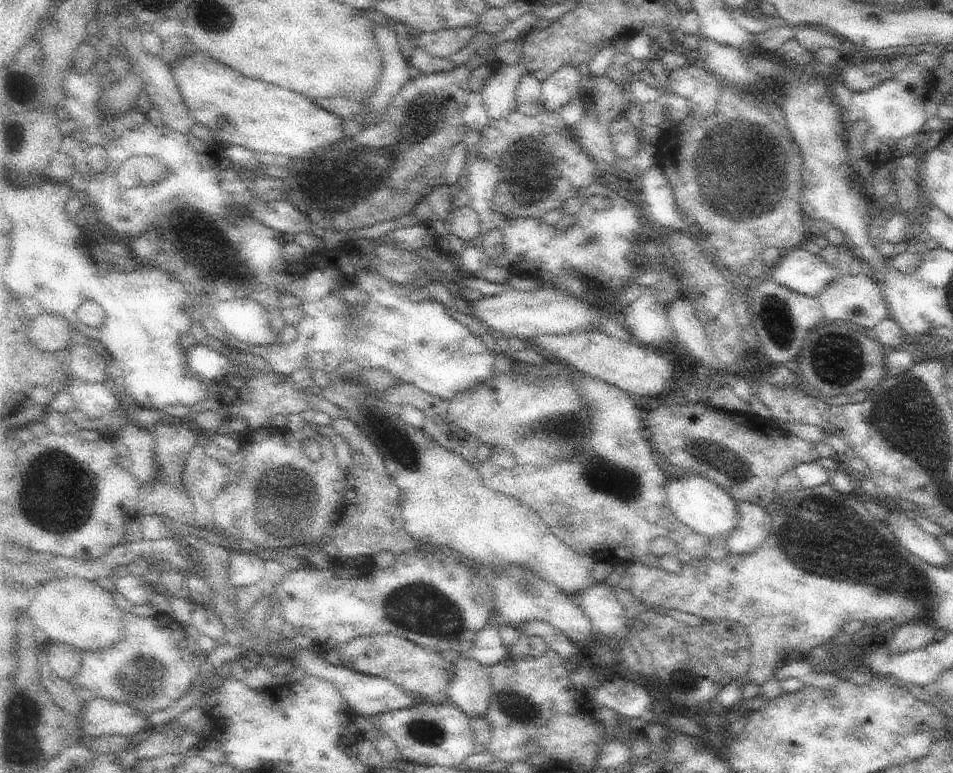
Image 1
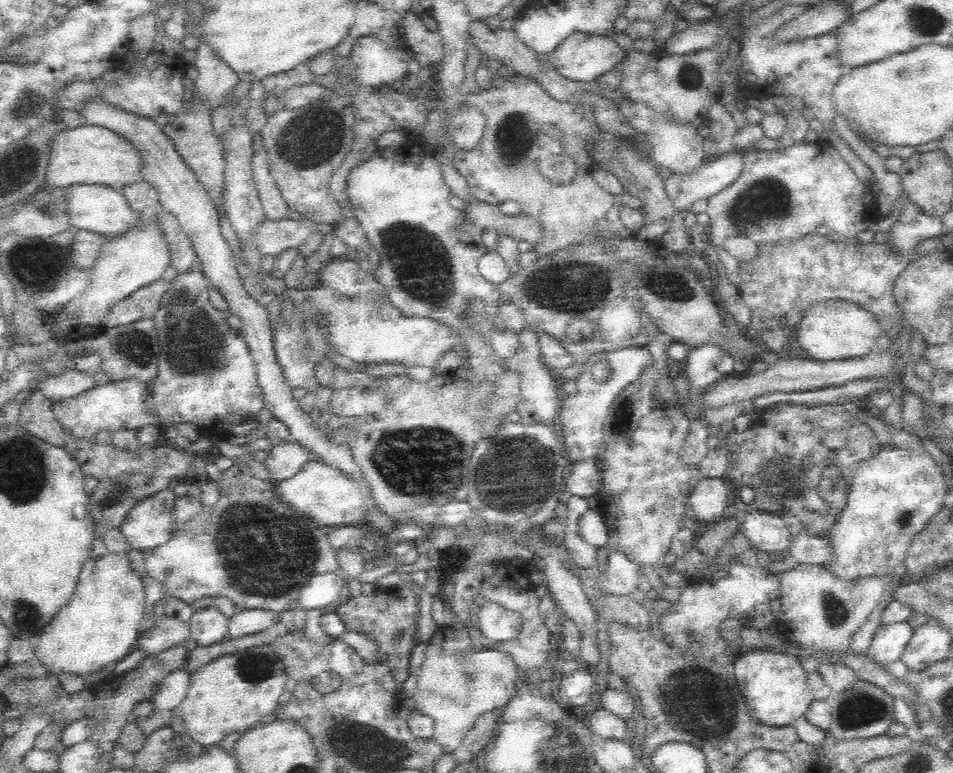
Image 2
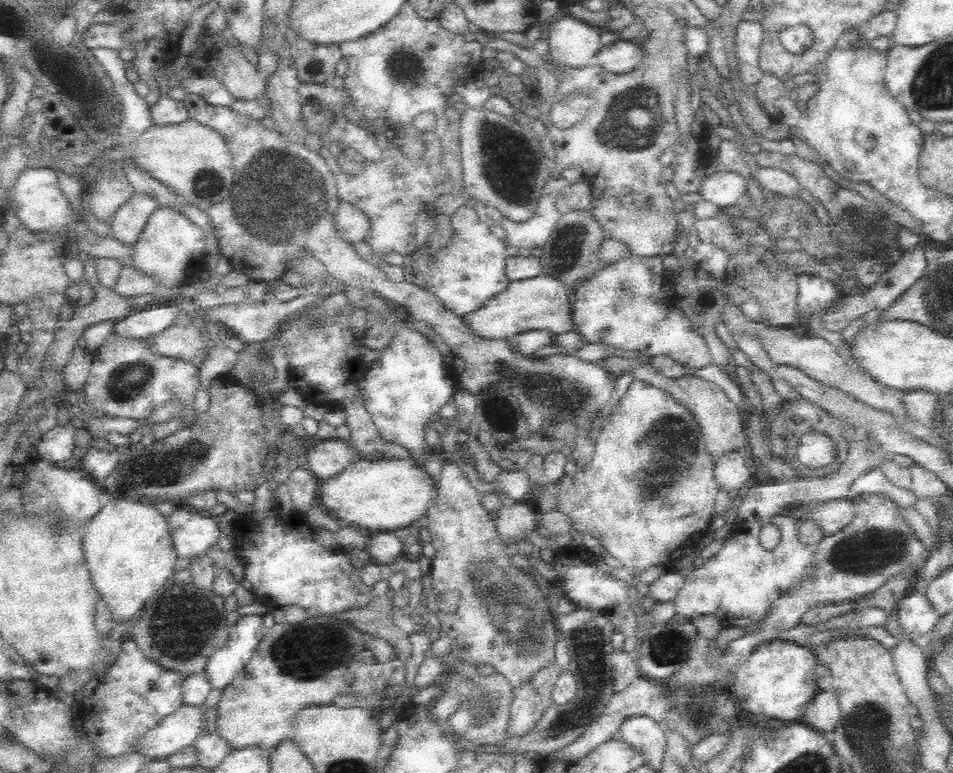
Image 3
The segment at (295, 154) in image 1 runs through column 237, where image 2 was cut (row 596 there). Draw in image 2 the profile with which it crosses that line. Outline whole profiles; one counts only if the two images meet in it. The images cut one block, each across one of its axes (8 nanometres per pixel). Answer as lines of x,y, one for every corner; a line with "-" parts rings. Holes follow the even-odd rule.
107,552
101,558
89,558
80,572
76,590
70,602
52,617
46,627
33,639
34,658
42,662
48,672
74,674
88,679
93,672
108,669
134,650
140,632
146,630
144,575
136,571
125,553

